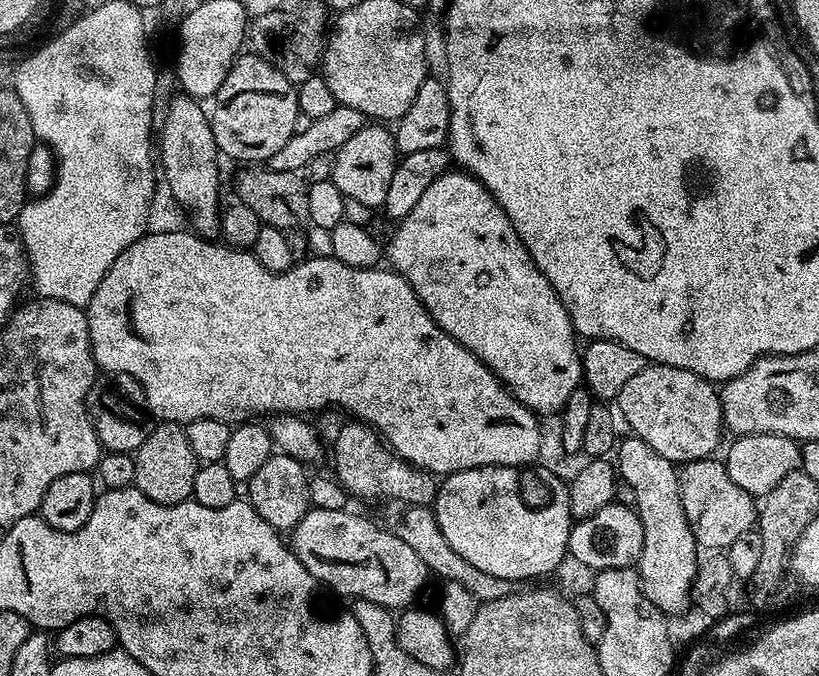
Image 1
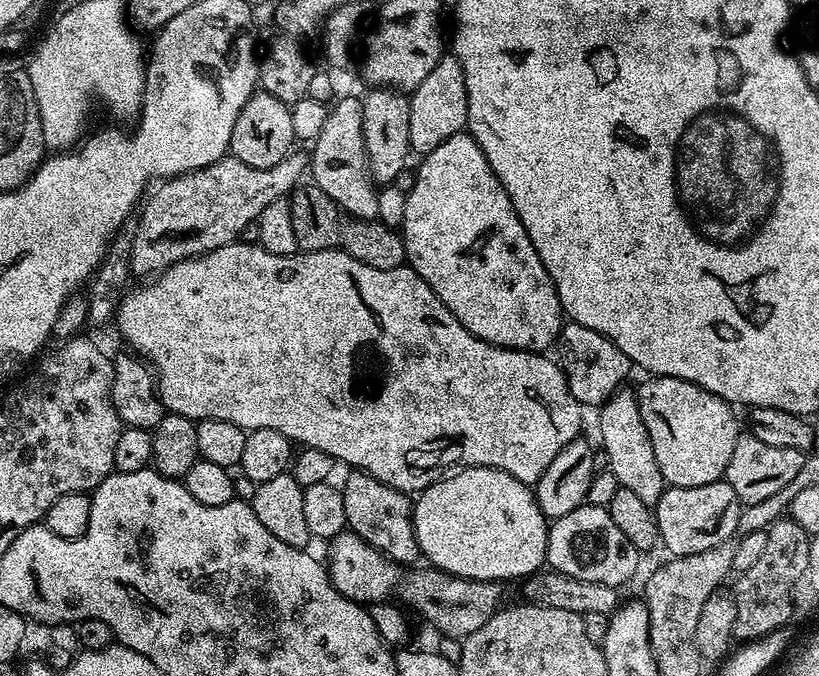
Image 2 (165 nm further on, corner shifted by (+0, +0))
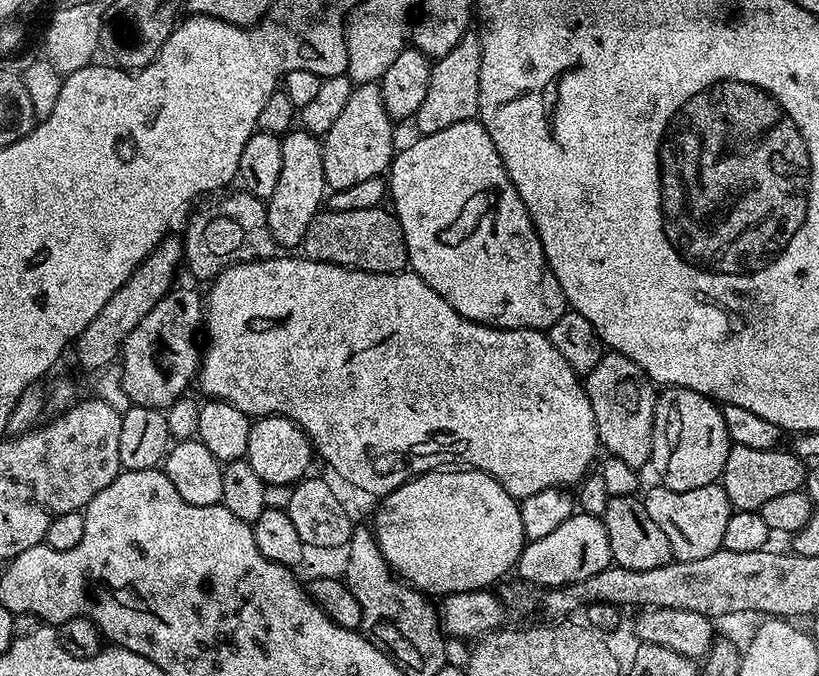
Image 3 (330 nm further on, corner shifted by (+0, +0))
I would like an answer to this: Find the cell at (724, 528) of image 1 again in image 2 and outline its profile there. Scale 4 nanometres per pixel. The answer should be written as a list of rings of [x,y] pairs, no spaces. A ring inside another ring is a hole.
[[[715,480],[706,486],[686,486],[685,488],[665,487],[662,498],[654,506],[656,513],[656,525],[660,531],[663,547],[668,547],[673,557],[701,554],[718,546],[723,540],[735,537],[735,528],[738,526],[738,518],[742,505],[738,494],[734,494],[734,486],[730,486],[727,480]]]

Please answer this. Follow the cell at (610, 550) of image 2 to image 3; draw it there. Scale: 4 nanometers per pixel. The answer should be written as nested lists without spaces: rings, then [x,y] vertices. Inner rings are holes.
[[[574,514],[562,522],[558,530],[546,534],[546,538],[525,543],[520,555],[518,576],[527,584],[560,588],[564,584],[582,584],[586,578],[598,574],[611,564],[610,542],[606,538],[603,519],[599,516]]]

